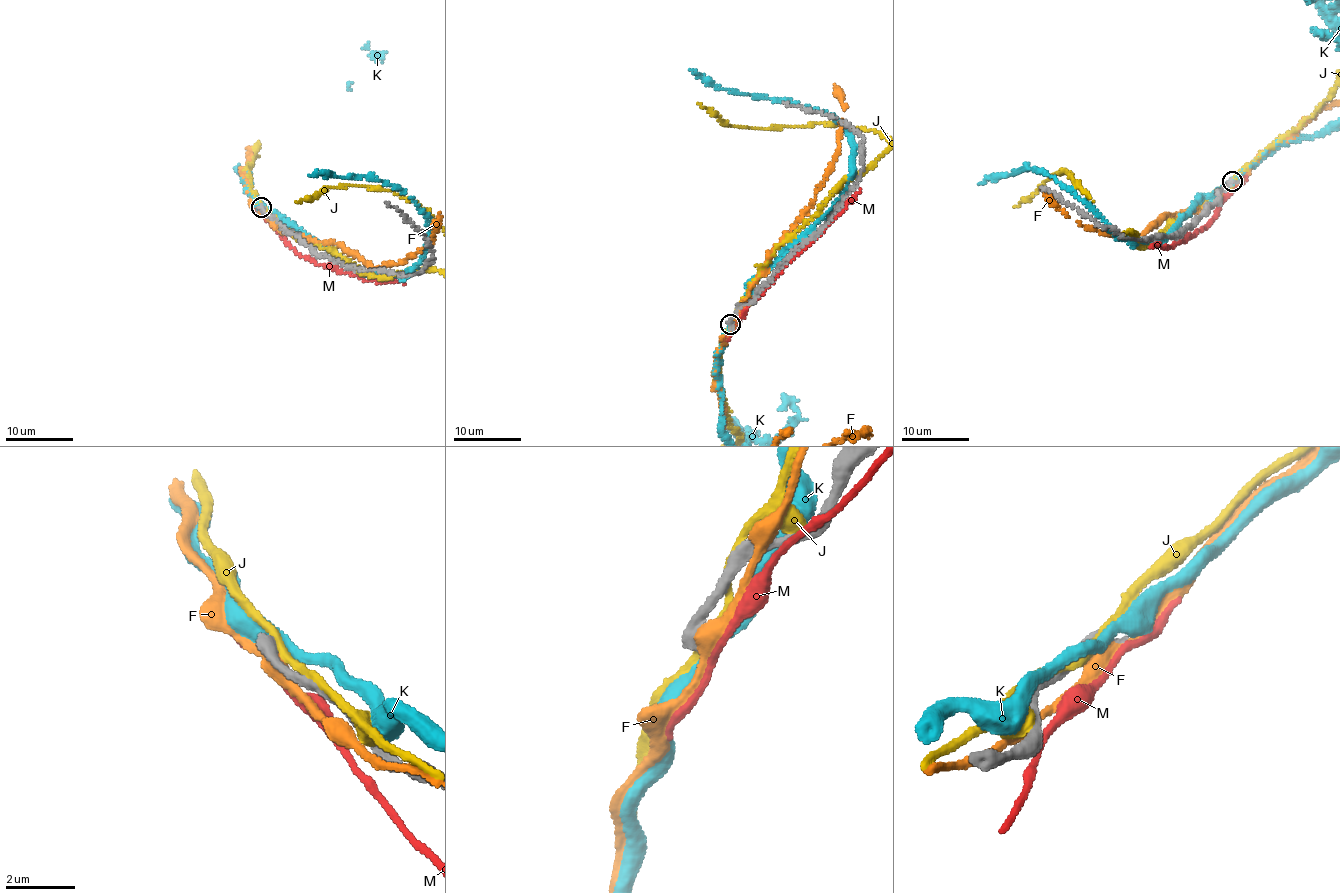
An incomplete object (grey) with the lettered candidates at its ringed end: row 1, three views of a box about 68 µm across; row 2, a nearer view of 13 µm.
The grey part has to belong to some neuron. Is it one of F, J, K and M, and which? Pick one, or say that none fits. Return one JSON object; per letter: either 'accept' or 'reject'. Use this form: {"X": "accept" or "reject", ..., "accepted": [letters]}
{"F": "reject", "J": "reject", "K": "reject", "M": "reject", "accepted": []}

